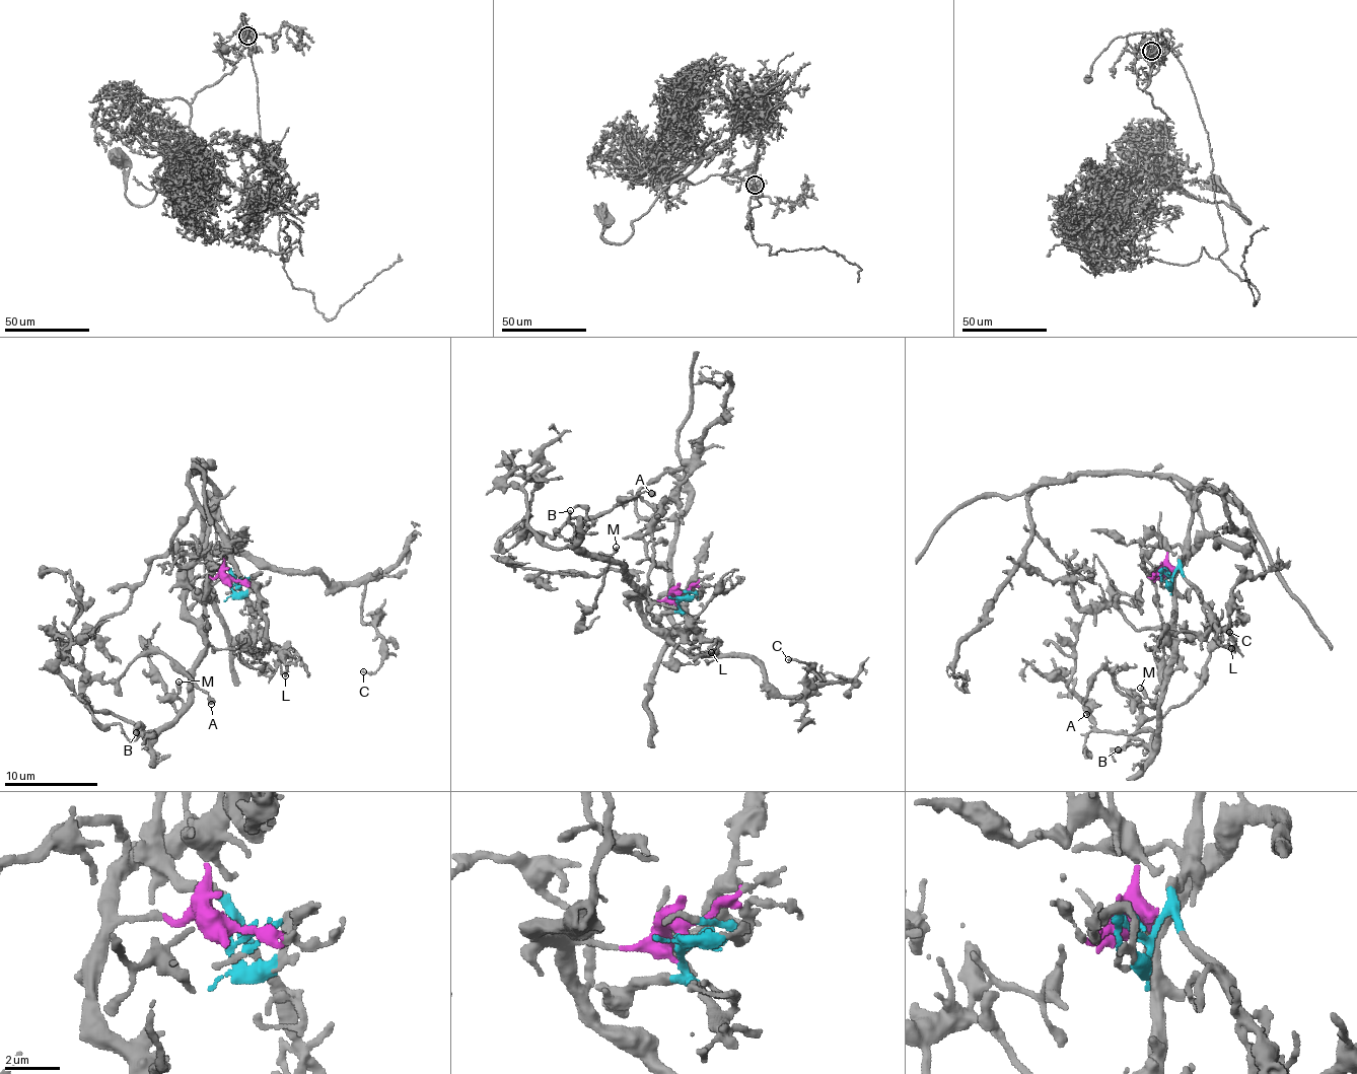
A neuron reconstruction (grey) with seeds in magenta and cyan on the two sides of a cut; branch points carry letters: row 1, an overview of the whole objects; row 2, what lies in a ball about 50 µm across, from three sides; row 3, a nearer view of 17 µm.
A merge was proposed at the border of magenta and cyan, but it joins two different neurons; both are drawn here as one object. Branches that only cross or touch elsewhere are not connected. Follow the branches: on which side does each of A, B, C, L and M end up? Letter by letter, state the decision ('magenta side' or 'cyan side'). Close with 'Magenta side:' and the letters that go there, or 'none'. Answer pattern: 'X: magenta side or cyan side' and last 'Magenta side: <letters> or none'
A: magenta side
B: magenta side
C: magenta side
L: cyan side
M: magenta side
Magenta side: A, B, C, M

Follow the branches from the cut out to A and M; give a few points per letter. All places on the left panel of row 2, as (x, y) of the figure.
A: (229, 581), (191, 580), (205, 651), (172, 719), (140, 732), (83, 693), (161, 652), (212, 705)
M: (229, 581), (191, 580), (186, 615), (205, 645), (192, 695), (184, 700), (177, 697), (179, 681)

